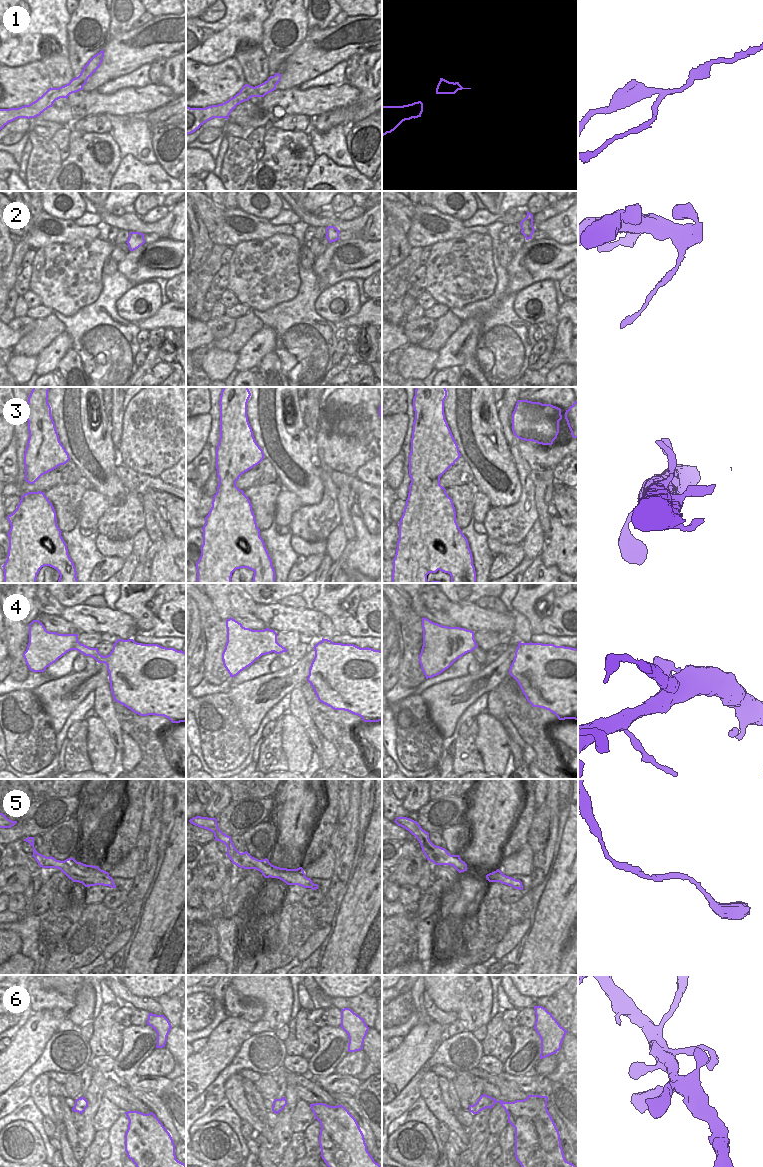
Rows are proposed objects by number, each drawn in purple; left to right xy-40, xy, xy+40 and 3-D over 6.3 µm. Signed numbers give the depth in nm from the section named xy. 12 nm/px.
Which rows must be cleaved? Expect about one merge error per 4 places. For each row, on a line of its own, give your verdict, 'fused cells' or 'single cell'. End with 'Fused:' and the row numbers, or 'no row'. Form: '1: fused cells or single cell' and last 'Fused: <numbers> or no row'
1: fused cells
2: fused cells
3: single cell
4: single cell
5: single cell
6: single cell
Fused: 1, 2

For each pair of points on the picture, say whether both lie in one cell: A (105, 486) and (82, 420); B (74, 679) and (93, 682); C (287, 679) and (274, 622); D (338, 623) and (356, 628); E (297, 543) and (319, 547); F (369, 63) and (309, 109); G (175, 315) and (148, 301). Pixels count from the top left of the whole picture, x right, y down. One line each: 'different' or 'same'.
A: same
B: same
C: different
D: different
E: same
F: different
G: different

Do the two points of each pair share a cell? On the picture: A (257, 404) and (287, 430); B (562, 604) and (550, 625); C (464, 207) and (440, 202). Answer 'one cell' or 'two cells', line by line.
A: one cell
B: one cell
C: one cell

